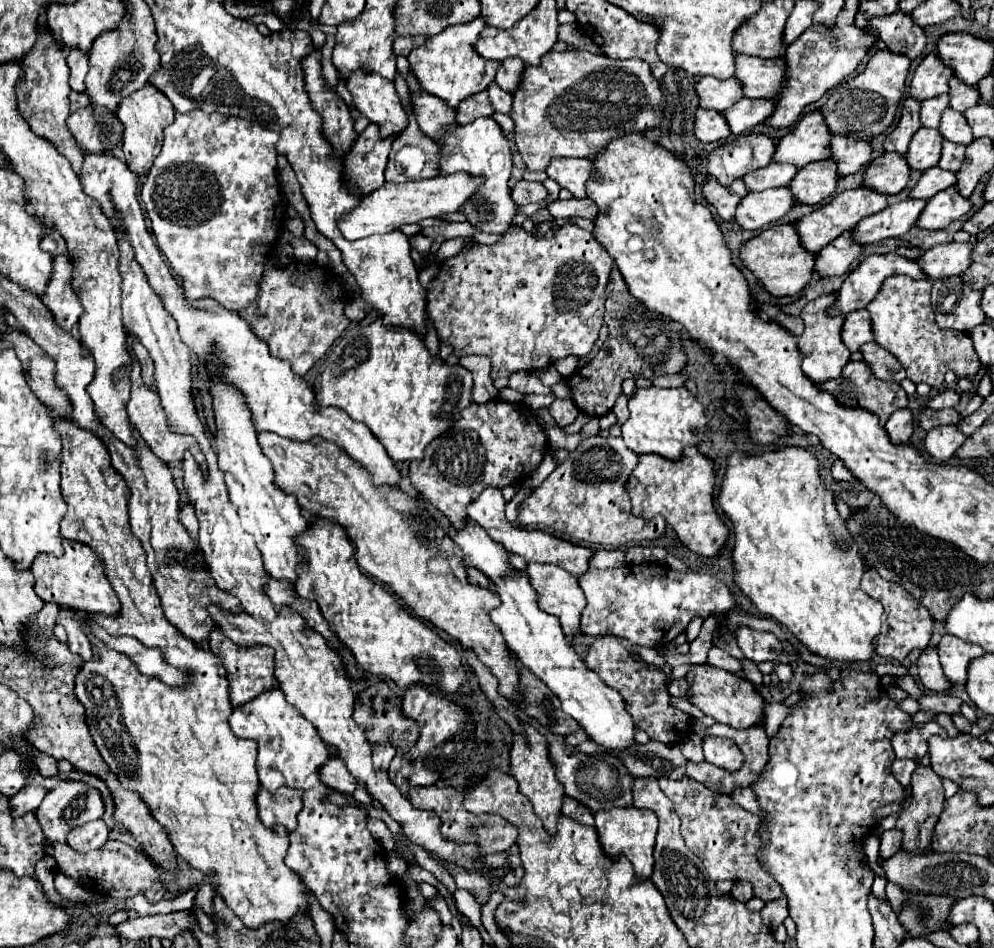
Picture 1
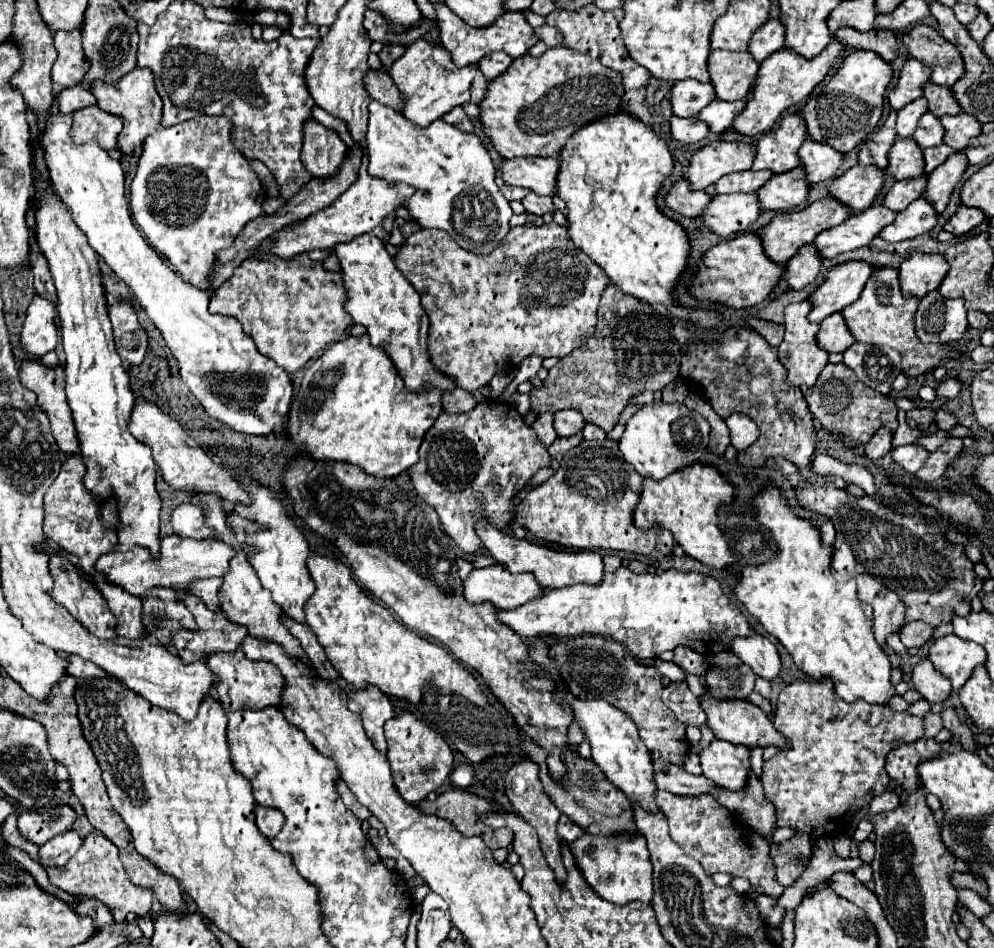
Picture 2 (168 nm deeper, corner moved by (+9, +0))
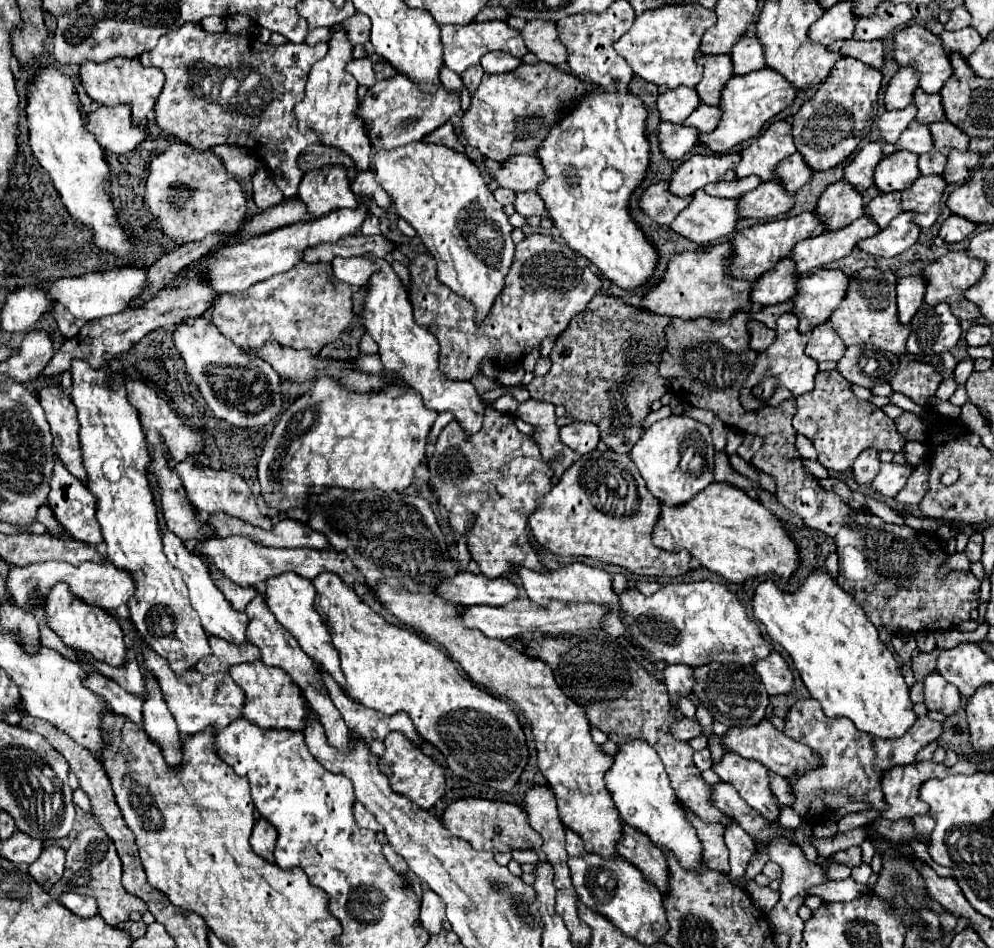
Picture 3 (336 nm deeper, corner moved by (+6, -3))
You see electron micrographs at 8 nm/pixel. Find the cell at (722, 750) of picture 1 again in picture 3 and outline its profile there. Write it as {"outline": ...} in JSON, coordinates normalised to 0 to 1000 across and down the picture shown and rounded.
{"outline":[[[736,792],[728,794],[722,805],[716,807],[716,813],[728,824],[734,826],[744,841],[761,853],[771,866],[781,866],[785,853],[777,843],[773,830],[773,811],[763,803],[748,801]]]}

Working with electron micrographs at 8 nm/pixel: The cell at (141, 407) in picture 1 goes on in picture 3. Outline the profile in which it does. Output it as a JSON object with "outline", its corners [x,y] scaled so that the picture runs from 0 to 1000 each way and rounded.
{"outline":[[[187,482],[185,488],[179,488],[175,495],[177,495],[177,499],[183,505],[183,512],[187,516],[189,526],[205,543],[213,543],[213,541],[225,539],[225,541],[241,545],[241,547],[245,547],[245,550],[249,550],[249,552],[254,552],[258,556],[264,556],[264,558],[272,558],[274,556],[274,550],[268,543],[262,541],[254,516],[249,514],[249,509],[241,501],[237,501],[233,497],[225,497],[225,495],[213,495],[213,493],[205,491],[205,488],[195,486],[195,482]]]}

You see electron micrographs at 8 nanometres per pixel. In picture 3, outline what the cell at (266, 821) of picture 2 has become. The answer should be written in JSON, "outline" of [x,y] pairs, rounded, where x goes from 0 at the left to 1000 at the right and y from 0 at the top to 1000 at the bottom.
{"outline":[[[262,862],[254,874],[252,891],[262,904],[266,904],[268,908],[276,908],[274,900],[278,893],[278,883],[280,883],[278,874],[270,866],[266,866],[266,862]]]}

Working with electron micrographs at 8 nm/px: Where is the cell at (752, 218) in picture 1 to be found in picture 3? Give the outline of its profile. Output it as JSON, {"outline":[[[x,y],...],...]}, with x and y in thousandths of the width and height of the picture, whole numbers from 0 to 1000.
{"outline":[[[704,199],[698,204],[696,214],[678,231],[674,242],[698,256],[710,258],[734,250],[740,244],[742,231],[740,210],[720,210]]]}

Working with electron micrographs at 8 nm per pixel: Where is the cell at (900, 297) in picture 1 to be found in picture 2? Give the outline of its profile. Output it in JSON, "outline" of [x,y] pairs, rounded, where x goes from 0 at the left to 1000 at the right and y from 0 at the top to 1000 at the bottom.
{"outline":[[[882,283],[874,297],[870,300],[866,312],[862,319],[850,323],[846,327],[846,333],[854,346],[854,350],[860,354],[862,361],[882,363],[882,365],[896,365],[900,367],[908,378],[908,395],[914,399],[923,399],[931,395],[933,390],[939,390],[945,386],[945,380],[957,380],[963,373],[951,371],[951,365],[947,363],[927,363],[923,361],[921,352],[921,329],[923,329],[925,316],[923,314],[908,314],[904,304],[904,289],[898,283]]]}

